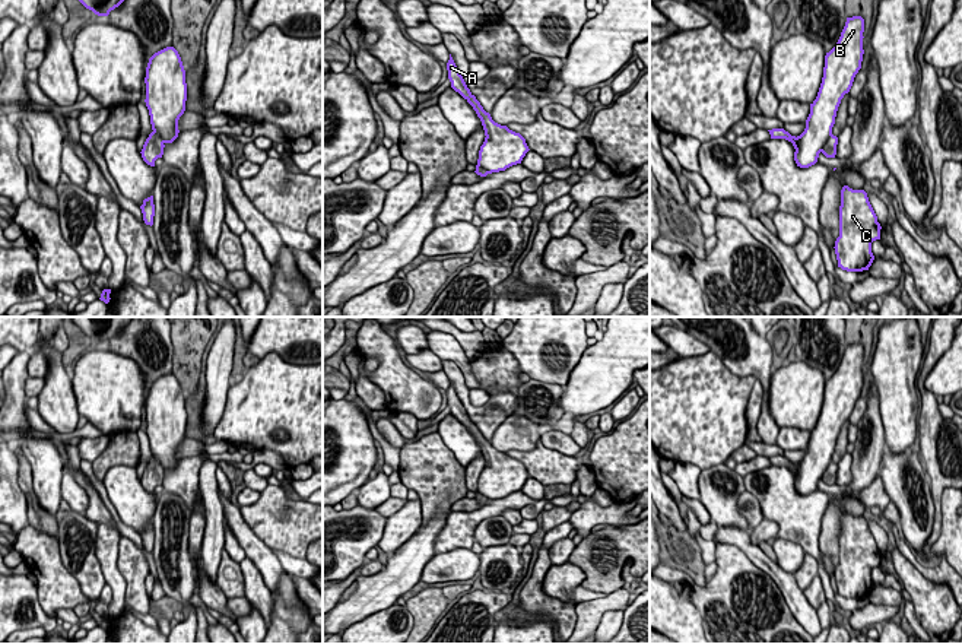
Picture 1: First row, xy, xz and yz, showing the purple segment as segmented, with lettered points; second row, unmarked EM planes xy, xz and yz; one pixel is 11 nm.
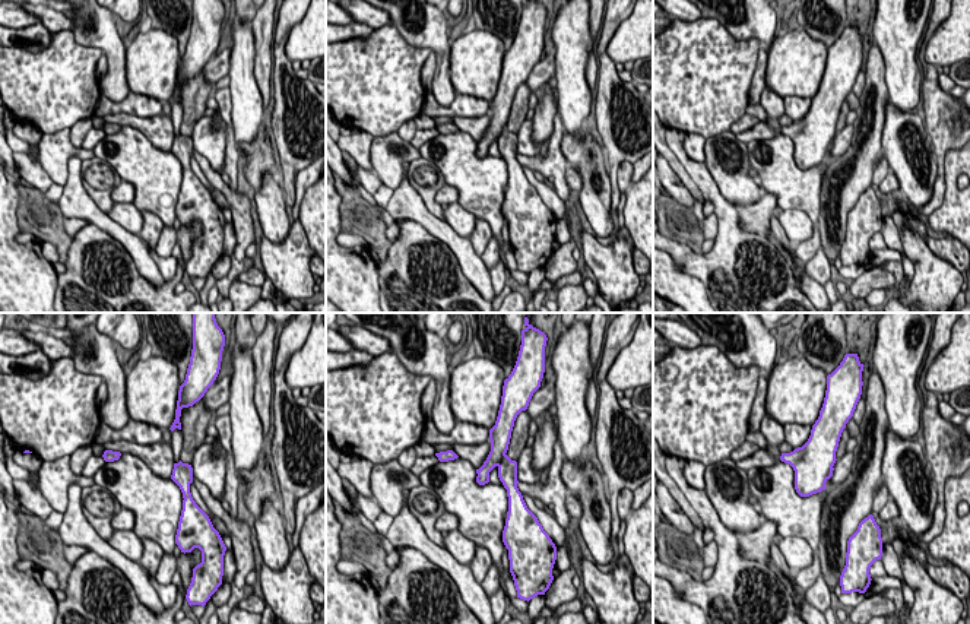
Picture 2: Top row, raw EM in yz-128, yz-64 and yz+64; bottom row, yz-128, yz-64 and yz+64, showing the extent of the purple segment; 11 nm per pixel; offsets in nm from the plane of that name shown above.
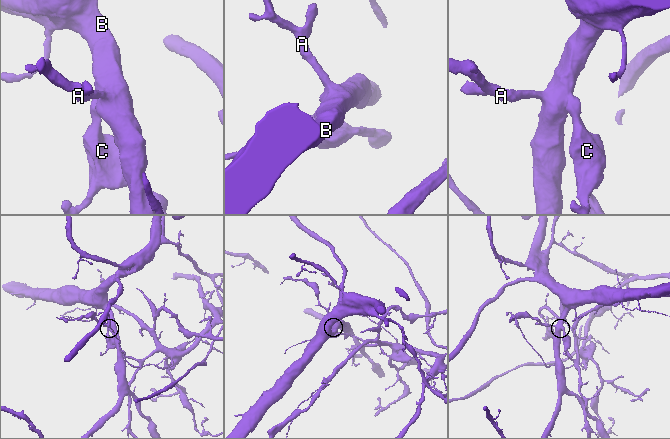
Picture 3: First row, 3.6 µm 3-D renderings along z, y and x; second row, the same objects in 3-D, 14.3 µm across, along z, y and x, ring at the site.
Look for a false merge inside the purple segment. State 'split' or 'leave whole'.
split

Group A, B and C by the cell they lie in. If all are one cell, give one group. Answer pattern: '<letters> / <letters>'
A B / C

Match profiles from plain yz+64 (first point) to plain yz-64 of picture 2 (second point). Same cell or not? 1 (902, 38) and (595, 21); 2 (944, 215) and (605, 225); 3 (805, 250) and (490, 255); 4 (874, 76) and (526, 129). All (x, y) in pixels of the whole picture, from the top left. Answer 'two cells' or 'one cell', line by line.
1: two cells
2: two cells
3: two cells
4: two cells

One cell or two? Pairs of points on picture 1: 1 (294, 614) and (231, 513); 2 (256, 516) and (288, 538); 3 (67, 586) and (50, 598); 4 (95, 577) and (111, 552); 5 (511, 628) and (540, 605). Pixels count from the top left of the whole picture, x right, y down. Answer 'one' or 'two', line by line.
1: two
2: one
3: one
4: two
5: two

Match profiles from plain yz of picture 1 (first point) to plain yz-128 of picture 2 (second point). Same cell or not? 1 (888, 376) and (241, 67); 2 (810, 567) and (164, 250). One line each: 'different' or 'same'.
1: same
2: different

